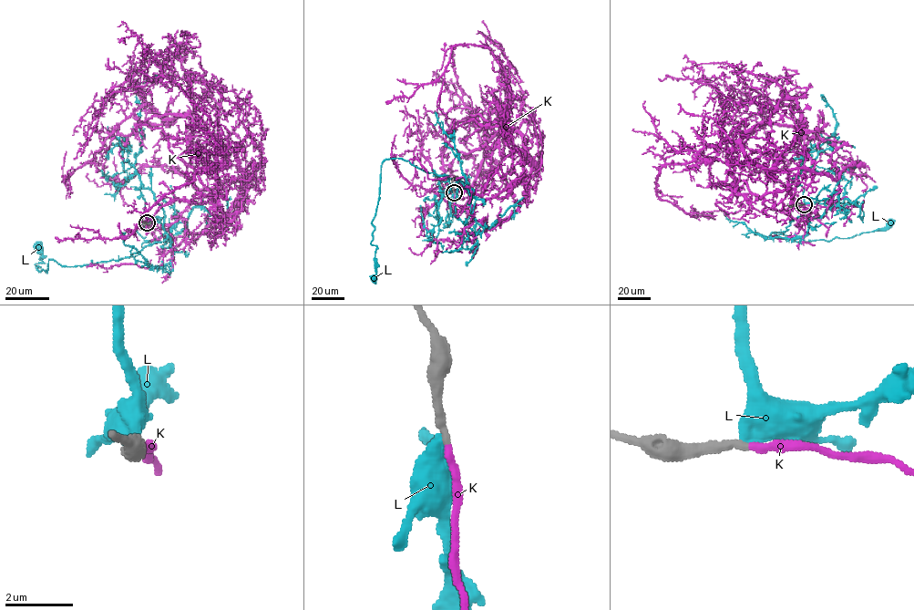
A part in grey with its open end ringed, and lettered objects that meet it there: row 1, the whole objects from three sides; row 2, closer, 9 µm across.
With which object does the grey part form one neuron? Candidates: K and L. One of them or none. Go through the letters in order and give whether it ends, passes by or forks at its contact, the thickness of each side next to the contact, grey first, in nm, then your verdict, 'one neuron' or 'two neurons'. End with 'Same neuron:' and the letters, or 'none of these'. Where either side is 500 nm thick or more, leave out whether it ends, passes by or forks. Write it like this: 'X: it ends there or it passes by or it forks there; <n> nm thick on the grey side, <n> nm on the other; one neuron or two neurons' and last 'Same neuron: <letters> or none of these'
K: it ends there; 260 nm thick on the grey side, 240 nm on the other; one neuron
L: 280 nm thick on the grey side, 550 nm on the other; two neurons
Same neuron: K

